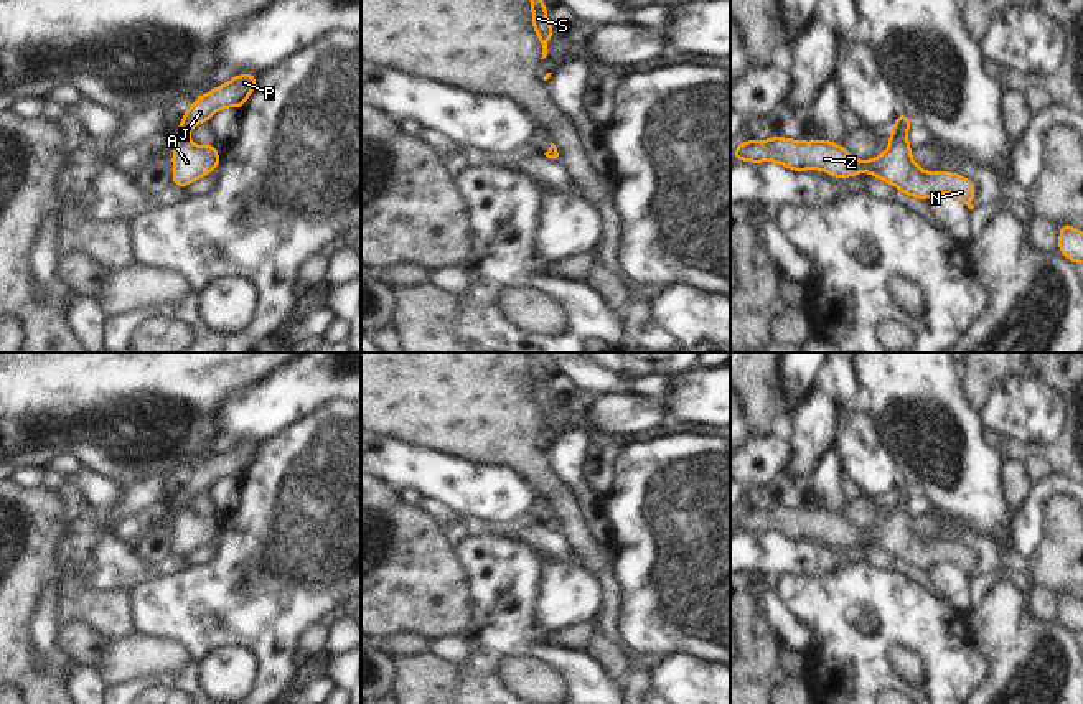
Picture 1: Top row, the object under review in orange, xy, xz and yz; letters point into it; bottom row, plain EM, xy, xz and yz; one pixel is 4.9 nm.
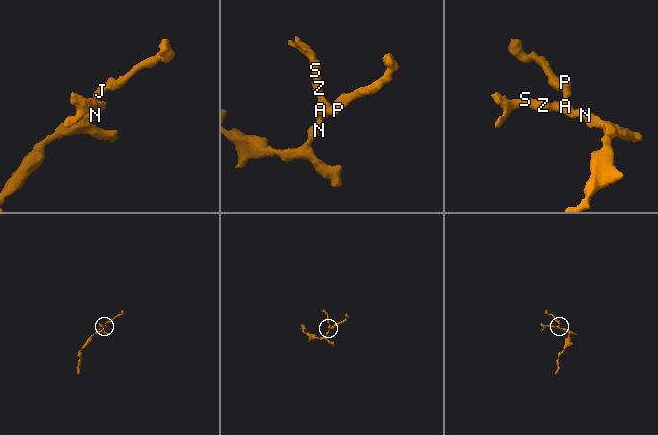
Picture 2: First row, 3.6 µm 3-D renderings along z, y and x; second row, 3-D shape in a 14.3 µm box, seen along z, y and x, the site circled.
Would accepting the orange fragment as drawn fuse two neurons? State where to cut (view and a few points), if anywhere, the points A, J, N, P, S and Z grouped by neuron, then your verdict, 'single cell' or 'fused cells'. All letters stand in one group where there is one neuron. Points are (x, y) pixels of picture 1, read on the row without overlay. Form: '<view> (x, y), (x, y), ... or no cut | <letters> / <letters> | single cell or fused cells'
no cut | A J N P S Z | single cell

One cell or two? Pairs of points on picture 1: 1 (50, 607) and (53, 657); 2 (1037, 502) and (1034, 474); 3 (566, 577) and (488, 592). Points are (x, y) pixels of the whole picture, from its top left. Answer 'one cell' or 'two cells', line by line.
1: one cell
2: two cells
3: two cells

